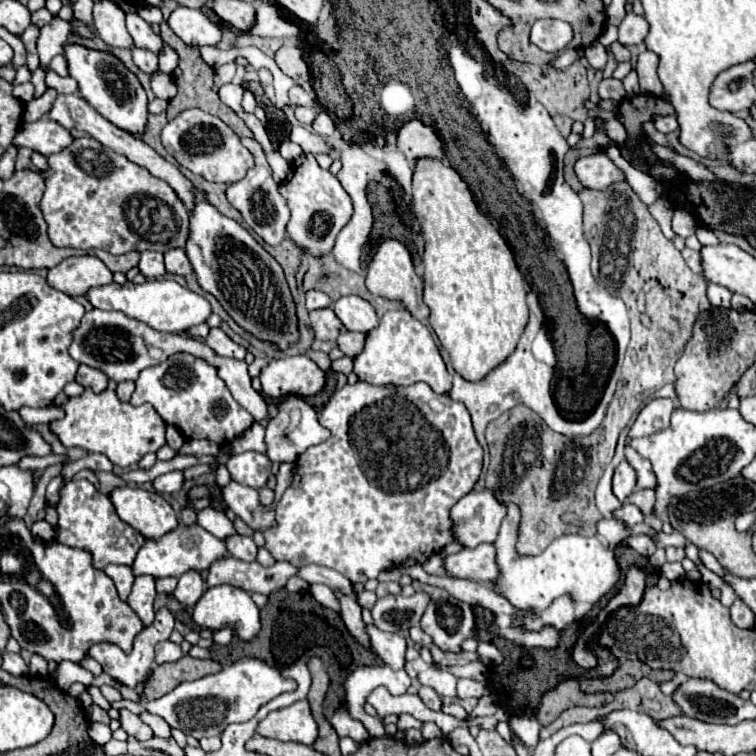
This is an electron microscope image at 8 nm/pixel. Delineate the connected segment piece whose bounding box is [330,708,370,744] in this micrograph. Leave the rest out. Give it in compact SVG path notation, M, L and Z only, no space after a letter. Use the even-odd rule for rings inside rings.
M346 708L336 710L334 716L330 718L330 724L332 724L332 728L336 730L336 734L338 734L340 738L342 738L342 736L348 736L348 738L352 738L352 740L356 740L356 742L360 742L360 744L370 738L368 732L366 732L366 728L364 728L360 722L356 722L356 720L352 720L352 718L348 716Z

